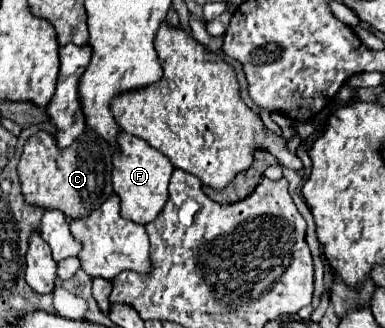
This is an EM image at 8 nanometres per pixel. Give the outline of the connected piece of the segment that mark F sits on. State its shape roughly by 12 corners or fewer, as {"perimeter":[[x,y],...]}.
{"perimeter":[[117,134],[113,190],[121,216],[155,220],[173,164],[145,140]]}

